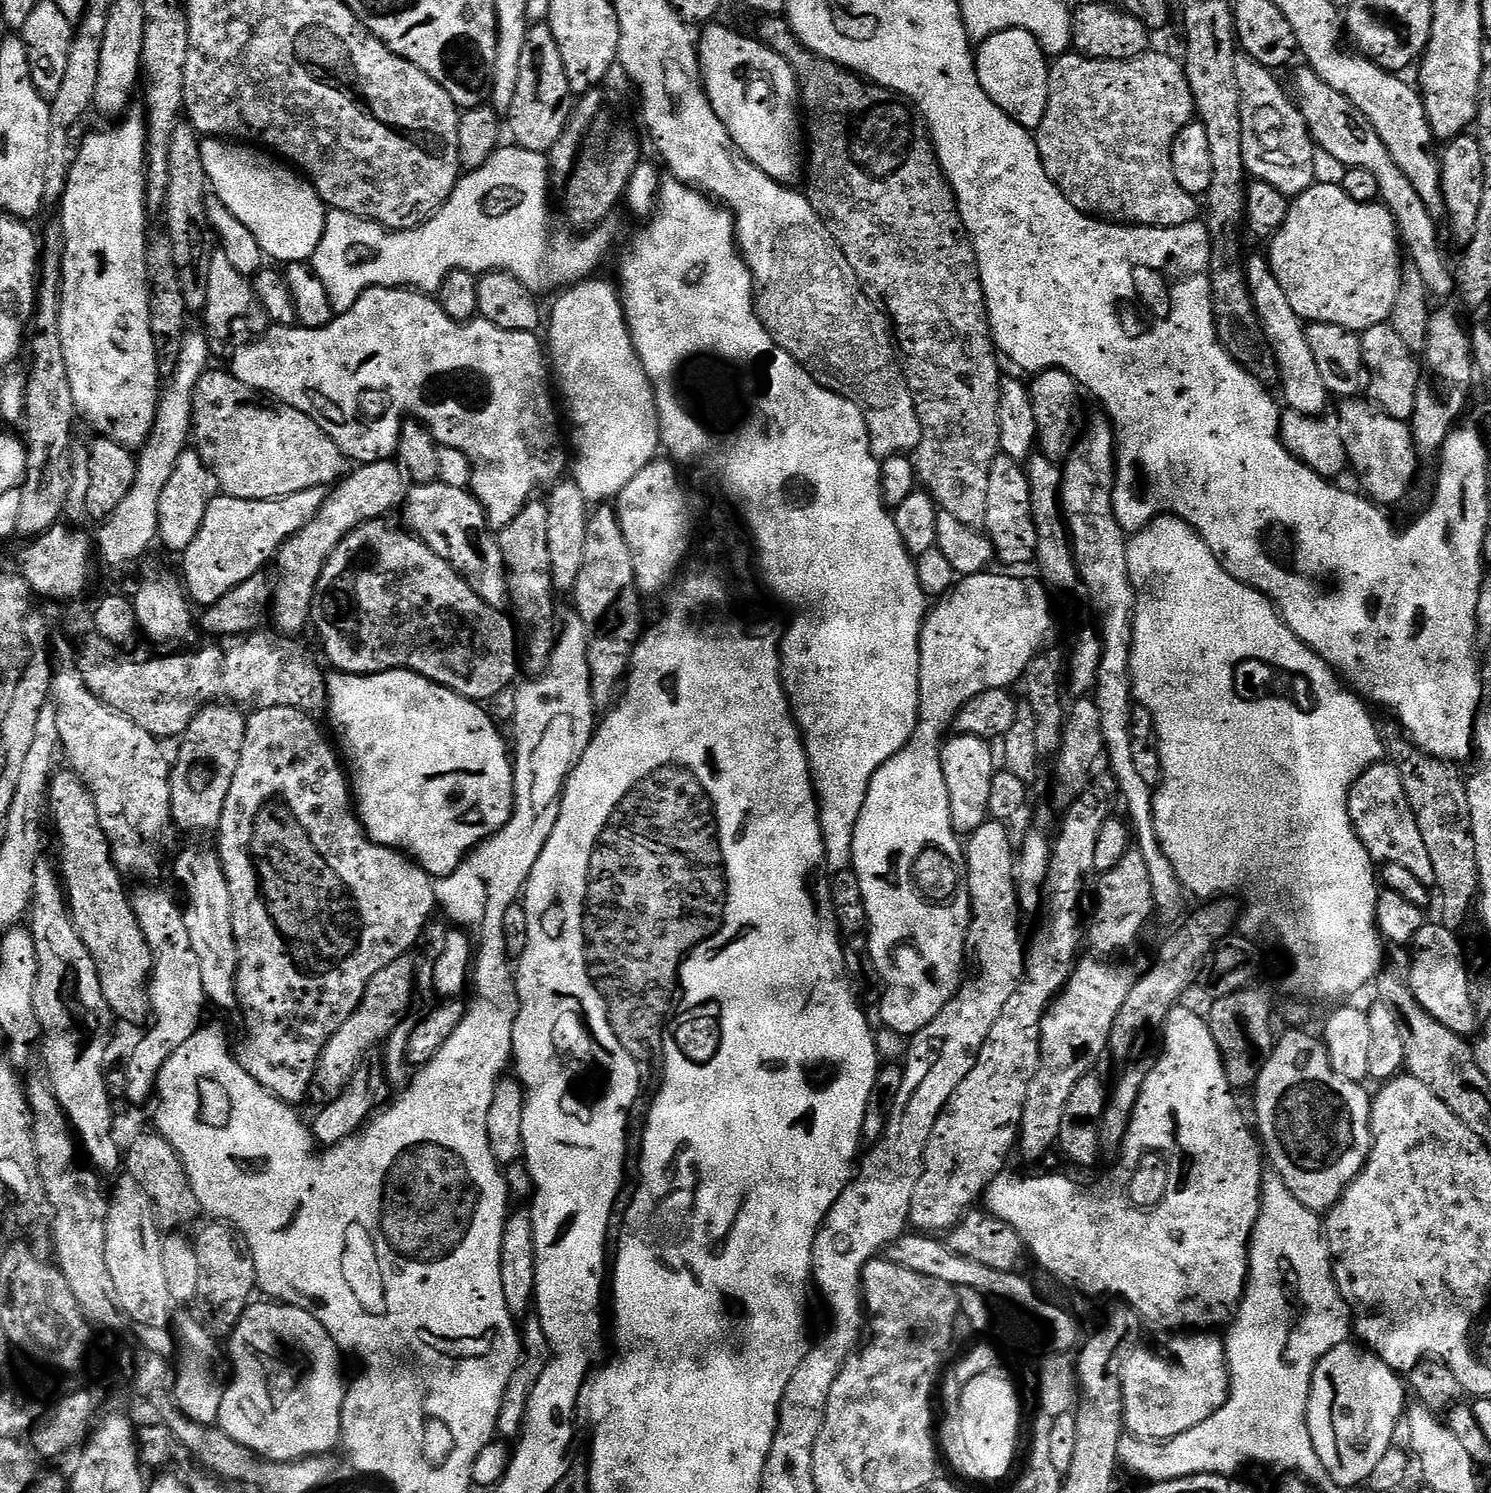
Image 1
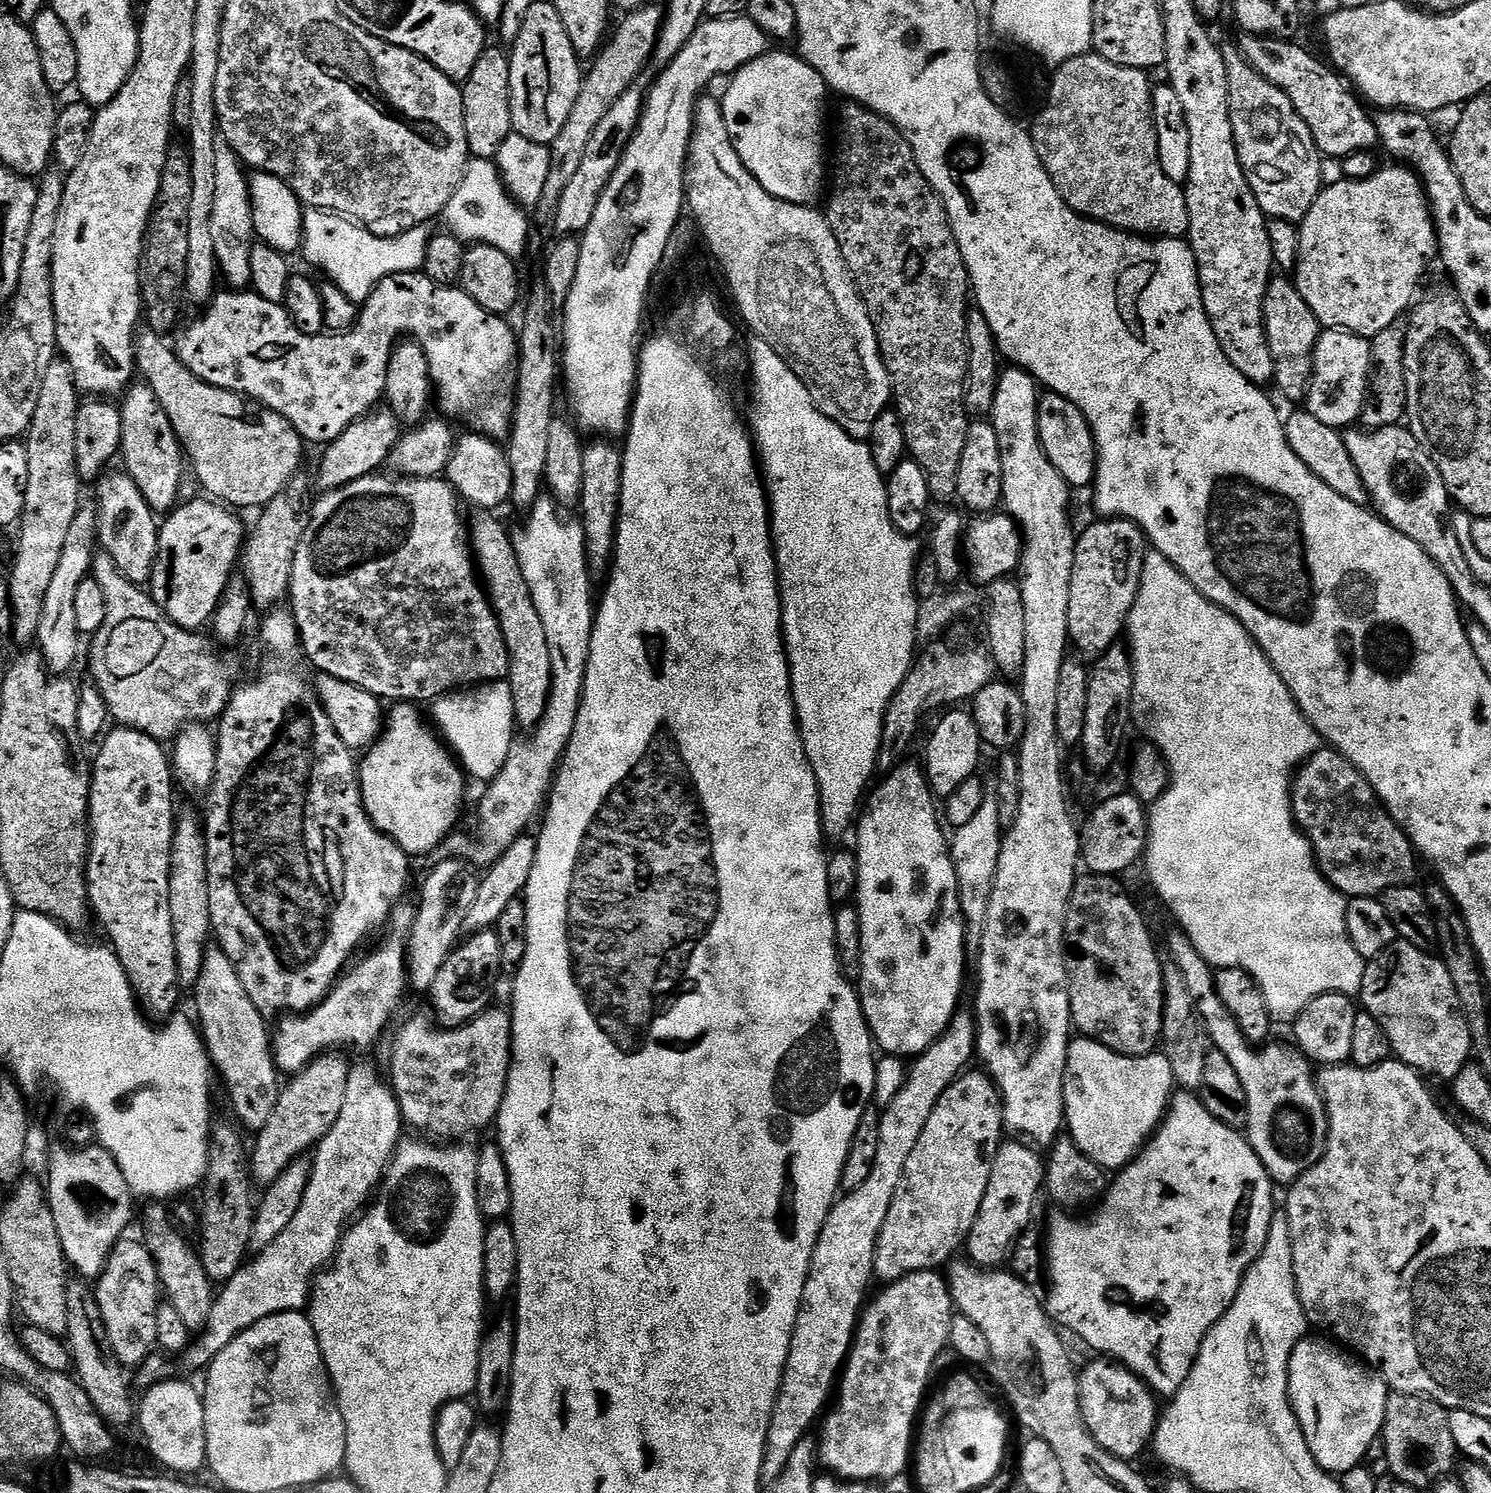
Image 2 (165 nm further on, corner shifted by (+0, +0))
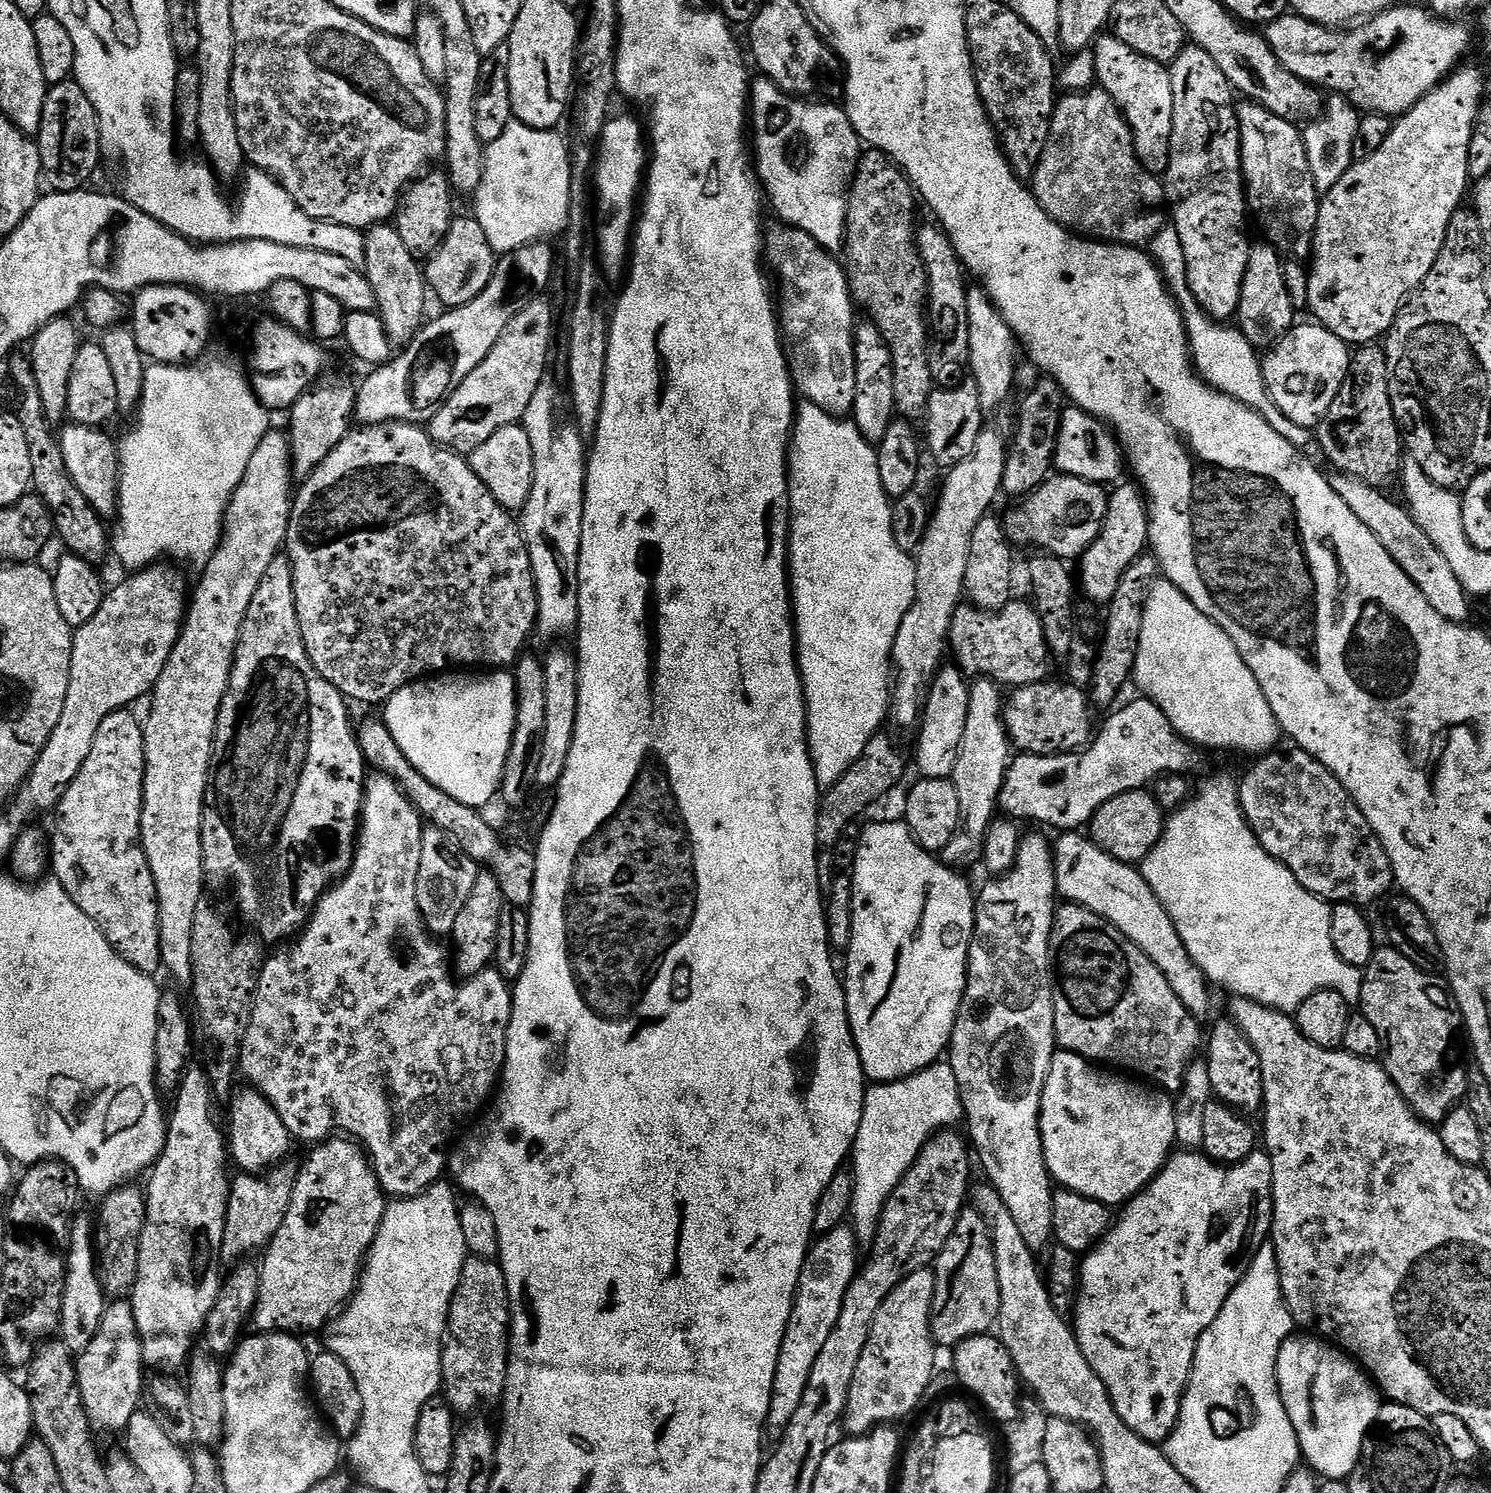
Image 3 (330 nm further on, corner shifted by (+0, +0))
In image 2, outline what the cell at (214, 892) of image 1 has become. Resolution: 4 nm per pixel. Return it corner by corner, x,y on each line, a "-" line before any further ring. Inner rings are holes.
218,946
209,947
204,954
204,965
194,995
204,1046
215,1071
216,1068
220,1071
228,1087
232,1108
246,1127
259,1130
266,1126
266,1118
270,1118
278,1095
278,1069
272,1058
270,1028
264,1025
267,1024
266,1018
256,1009
254,1002
250,1002
250,994
246,994
246,986
242,986
238,970

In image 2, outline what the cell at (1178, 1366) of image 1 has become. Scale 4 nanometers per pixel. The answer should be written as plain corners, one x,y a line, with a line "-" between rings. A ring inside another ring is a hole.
1092,1358
1085,1368
1079,1373
1080,1377
1080,1409
1082,1418
1098,1446
1110,1454
1114,1454
1119,1460
1129,1462
1135,1461
1135,1456
1143,1450
1144,1447
1153,1443
1156,1426
1158,1423
1158,1408
1156,1412
1156,1403
1158,1397
1143,1380
1139,1380
1134,1373
1123,1364
1115,1363
1107,1358

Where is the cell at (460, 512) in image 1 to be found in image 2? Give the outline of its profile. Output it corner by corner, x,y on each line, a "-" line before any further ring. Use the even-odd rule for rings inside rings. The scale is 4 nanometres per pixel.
476,514
466,532
471,555
478,569
479,579
486,589
496,621
500,624
502,638
508,651
507,682
514,700
516,722
521,729
531,730
542,718
548,705
548,695
552,689
552,671
550,670
550,646
546,646
546,630
542,627
542,618
534,610
528,584
522,578
516,551
512,546
509,529
504,529
492,514

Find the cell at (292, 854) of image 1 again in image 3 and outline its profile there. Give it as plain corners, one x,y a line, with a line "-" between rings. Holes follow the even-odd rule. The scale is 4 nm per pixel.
281,554
270,562
265,576
254,593
254,602
246,610
246,622
242,622
240,641
236,647
236,660
232,663
232,673
226,694
222,698
220,713
216,719
216,738
212,741
212,769
208,771
208,789
204,795
204,821
202,822
202,854
204,874
209,885
216,888
232,887
236,908
240,916
253,928
255,935
265,945
280,946
291,941
303,929
312,915
312,909
319,902
322,890
327,890
350,870
352,858
356,854
358,833
364,811
364,786
366,783
366,761
360,748
357,733
348,717
349,701
310,662
306,646
302,642
302,630
298,626
296,599
294,598
294,570
287,555

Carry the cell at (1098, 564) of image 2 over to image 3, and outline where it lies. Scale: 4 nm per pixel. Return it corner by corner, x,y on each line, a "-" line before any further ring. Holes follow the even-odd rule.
1120,482
1111,489
1108,498
1106,518
1102,522
1102,530
1098,538
1084,551
1078,561
1078,588
1088,600
1107,606
1111,604
1118,584
1134,561
1145,555
1149,547
1148,539
1148,501
1139,483
1124,484

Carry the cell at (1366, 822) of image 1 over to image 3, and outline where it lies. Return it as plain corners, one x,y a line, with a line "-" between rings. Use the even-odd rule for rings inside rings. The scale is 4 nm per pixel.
1295,746
1289,749
1289,752
1273,750
1261,755
1257,759
1260,761
1245,774
1244,781
1239,781
1240,808
1253,834
1274,859
1280,860
1293,872
1303,888
1322,901
1369,906
1379,896
1387,897
1393,891
1394,877
1392,863
1378,834
1374,834
1370,822
1366,822
1346,786
1342,786
1342,782
1338,782
1338,778
1334,778
1334,774
1326,770
1318,758

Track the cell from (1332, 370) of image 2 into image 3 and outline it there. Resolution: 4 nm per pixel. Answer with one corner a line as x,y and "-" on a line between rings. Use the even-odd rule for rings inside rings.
1319,322
1311,323
1297,323
1291,332
1272,345
1262,363
1264,381
1278,410
1282,410
1290,422
1298,422
1298,426
1303,428
1315,429
1346,382
1352,352
1349,345
1328,328
1323,328

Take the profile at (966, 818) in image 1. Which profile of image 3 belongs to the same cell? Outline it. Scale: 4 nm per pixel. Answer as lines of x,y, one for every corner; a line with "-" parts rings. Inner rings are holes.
955,666
941,667
928,691
924,714
920,717
914,768
926,780
946,780
958,762
962,736
966,734
966,716
970,714
970,680

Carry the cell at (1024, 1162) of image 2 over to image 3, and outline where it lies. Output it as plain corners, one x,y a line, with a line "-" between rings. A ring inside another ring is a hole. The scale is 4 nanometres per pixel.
968,1206
961,1212
954,1230
948,1236
946,1246
942,1246
934,1261
936,1285
932,1303
932,1336
937,1345
945,1344
952,1350
964,1339
974,1335
991,1333
1000,1319
1000,1295
998,1294
998,1266
994,1262
992,1236
983,1216
975,1208

